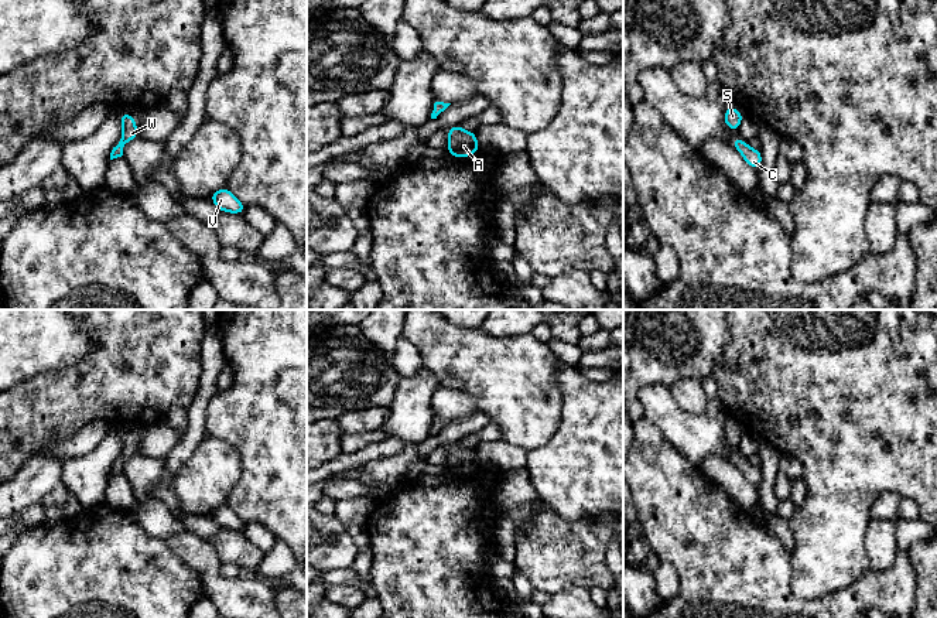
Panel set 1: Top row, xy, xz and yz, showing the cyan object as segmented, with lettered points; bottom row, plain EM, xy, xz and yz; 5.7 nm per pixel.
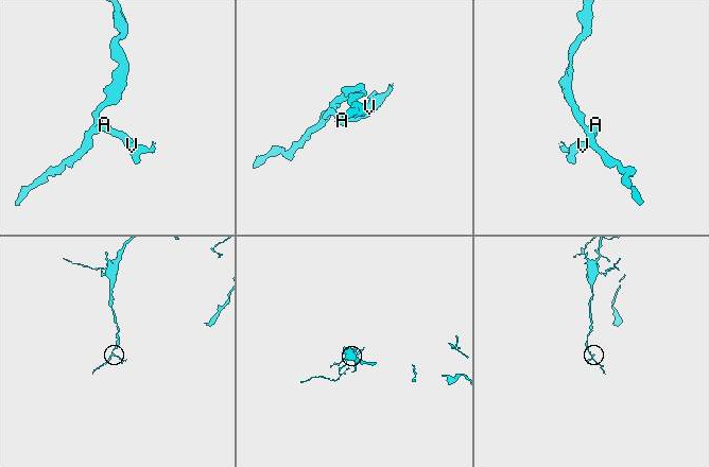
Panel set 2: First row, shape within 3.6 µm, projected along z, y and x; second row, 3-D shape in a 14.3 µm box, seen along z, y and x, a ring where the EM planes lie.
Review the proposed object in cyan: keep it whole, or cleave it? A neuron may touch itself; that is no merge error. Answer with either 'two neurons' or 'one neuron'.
one neuron

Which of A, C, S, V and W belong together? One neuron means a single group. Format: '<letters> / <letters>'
A C S V W

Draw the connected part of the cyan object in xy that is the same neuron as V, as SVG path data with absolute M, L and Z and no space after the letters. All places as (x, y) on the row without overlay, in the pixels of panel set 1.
M228 505L215 508L209 516L219 525L220 529L243 532L246 522L240 519Z

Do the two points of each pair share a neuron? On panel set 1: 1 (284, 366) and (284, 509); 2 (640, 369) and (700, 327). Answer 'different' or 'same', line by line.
1: same
2: same

